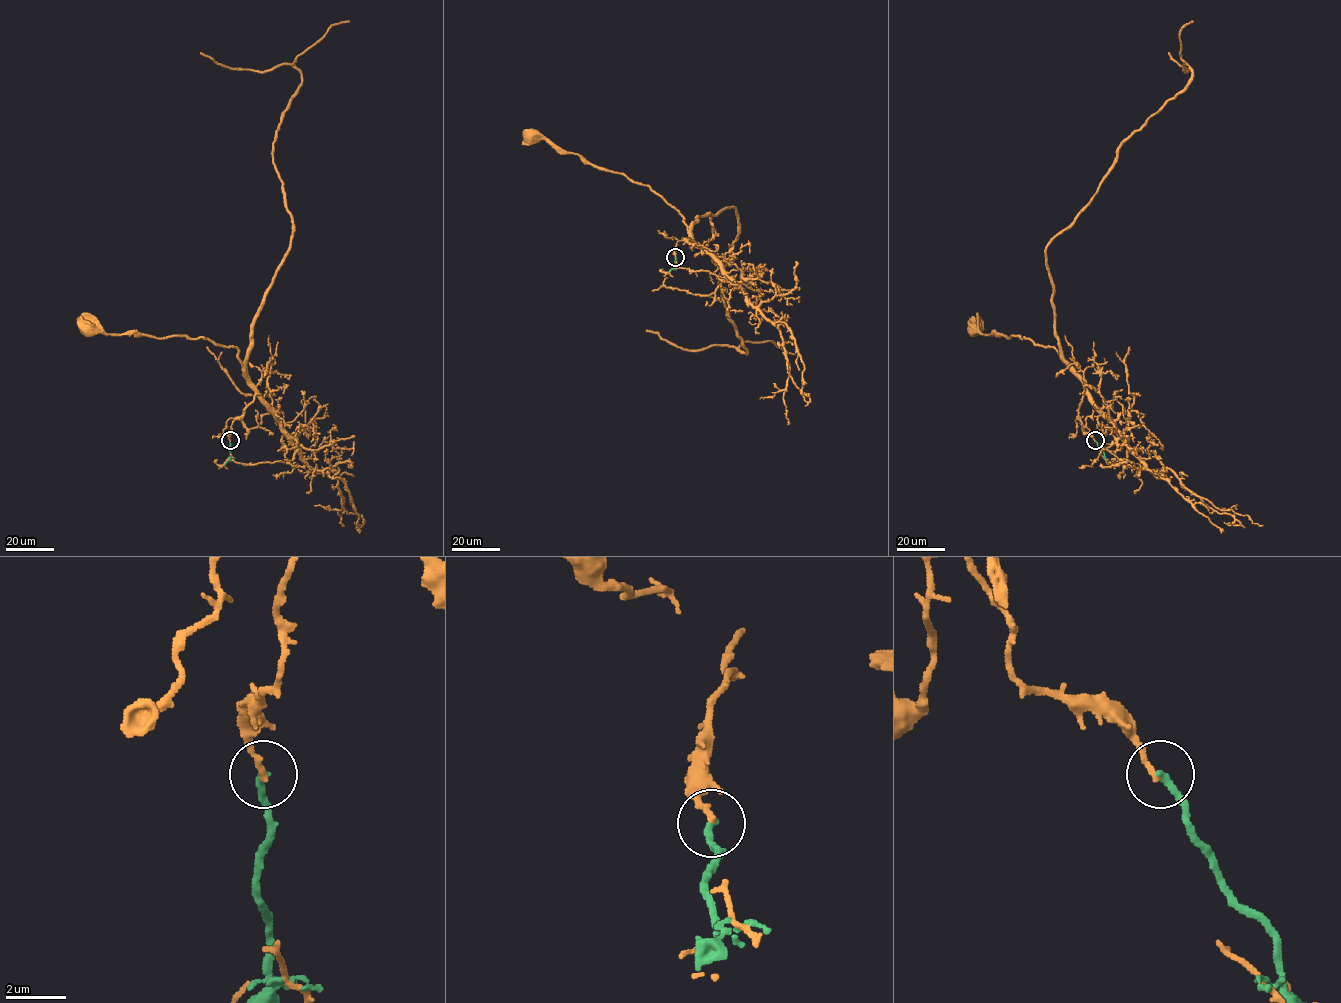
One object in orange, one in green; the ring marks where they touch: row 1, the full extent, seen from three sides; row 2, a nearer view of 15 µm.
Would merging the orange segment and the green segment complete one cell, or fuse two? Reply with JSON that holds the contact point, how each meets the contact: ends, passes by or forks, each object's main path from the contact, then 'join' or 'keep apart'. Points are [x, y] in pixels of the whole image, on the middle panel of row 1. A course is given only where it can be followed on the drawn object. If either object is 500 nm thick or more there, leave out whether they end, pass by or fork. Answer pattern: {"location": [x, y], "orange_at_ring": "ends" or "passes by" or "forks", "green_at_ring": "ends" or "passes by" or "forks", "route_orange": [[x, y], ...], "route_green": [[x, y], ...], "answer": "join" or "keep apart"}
{"location": [675, 257], "orange_at_ring": "ends", "green_at_ring": "ends", "route_orange": [[675, 256], [678, 241], [701, 246], [689, 236], [683, 217], [647, 185], [529, 136]], "route_green": [[675, 256], [675, 266], [670, 271]], "answer": "keep apart"}

